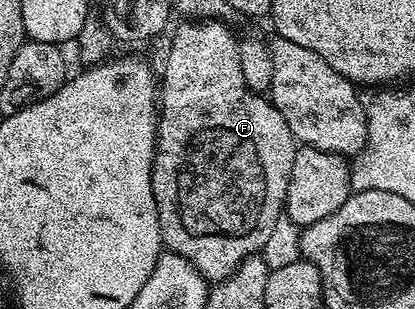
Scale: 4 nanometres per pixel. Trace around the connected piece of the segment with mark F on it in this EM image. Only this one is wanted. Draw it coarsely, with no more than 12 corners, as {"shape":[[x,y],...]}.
{"shape":[[220,19],[158,85],[160,240],[224,281],[285,212],[298,142]]}

